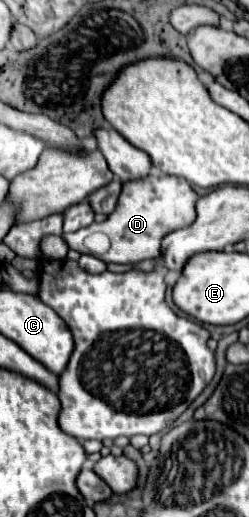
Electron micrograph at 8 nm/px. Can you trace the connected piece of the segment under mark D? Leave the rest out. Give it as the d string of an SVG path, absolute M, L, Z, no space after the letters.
M149 174L137 182L125 182L121 186L121 198L117 200L117 236L109 236L111 248L101 256L105 262L135 264L141 260L155 260L161 254L161 238L181 226L189 226L195 218L197 192L189 182L165 174Z

